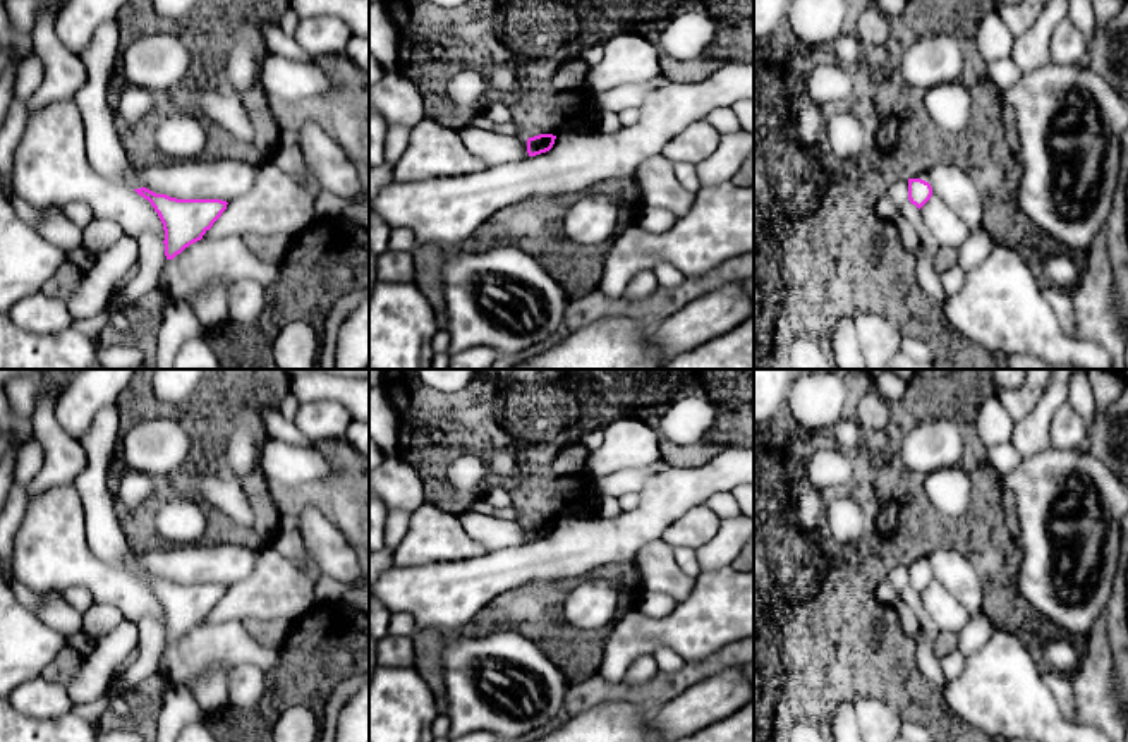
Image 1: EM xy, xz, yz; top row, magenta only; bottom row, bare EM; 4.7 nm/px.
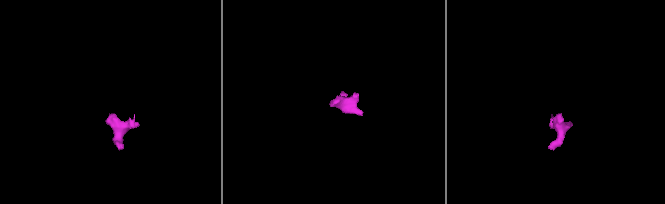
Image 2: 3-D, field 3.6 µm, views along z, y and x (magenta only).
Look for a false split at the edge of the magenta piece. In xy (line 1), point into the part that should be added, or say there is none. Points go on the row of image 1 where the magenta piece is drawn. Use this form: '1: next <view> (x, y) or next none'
1: next none

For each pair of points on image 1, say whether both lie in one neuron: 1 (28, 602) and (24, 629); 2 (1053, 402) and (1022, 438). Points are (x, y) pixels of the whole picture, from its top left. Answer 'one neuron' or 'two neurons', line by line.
1: two neurons
2: one neuron

